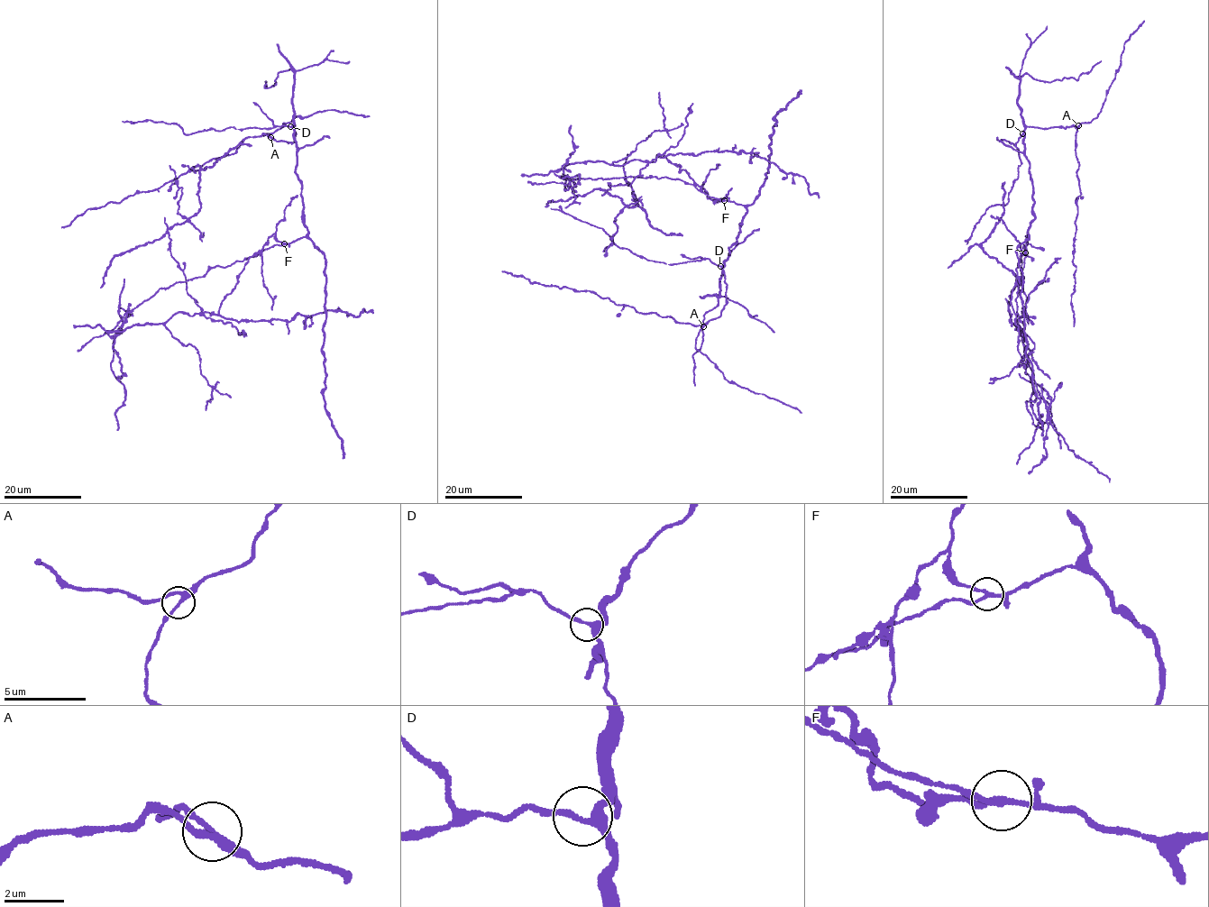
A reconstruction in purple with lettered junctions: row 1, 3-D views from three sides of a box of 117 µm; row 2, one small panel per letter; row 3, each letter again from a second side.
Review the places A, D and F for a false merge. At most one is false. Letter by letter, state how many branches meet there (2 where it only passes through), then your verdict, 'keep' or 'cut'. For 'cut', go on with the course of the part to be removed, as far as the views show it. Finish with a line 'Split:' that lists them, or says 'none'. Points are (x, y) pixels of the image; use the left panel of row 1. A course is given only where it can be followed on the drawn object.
A: branches 3; keep
D: branches 3; keep
F: branches 3; cut; course (284, 243), (268, 239), (210, 316), (171, 255), (167, 230), (200, 206), (200, 170), (251, 146)
Split: F

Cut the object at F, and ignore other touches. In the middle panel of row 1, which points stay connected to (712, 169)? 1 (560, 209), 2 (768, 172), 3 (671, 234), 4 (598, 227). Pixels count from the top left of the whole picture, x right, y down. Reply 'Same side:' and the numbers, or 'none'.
Same side: 3

